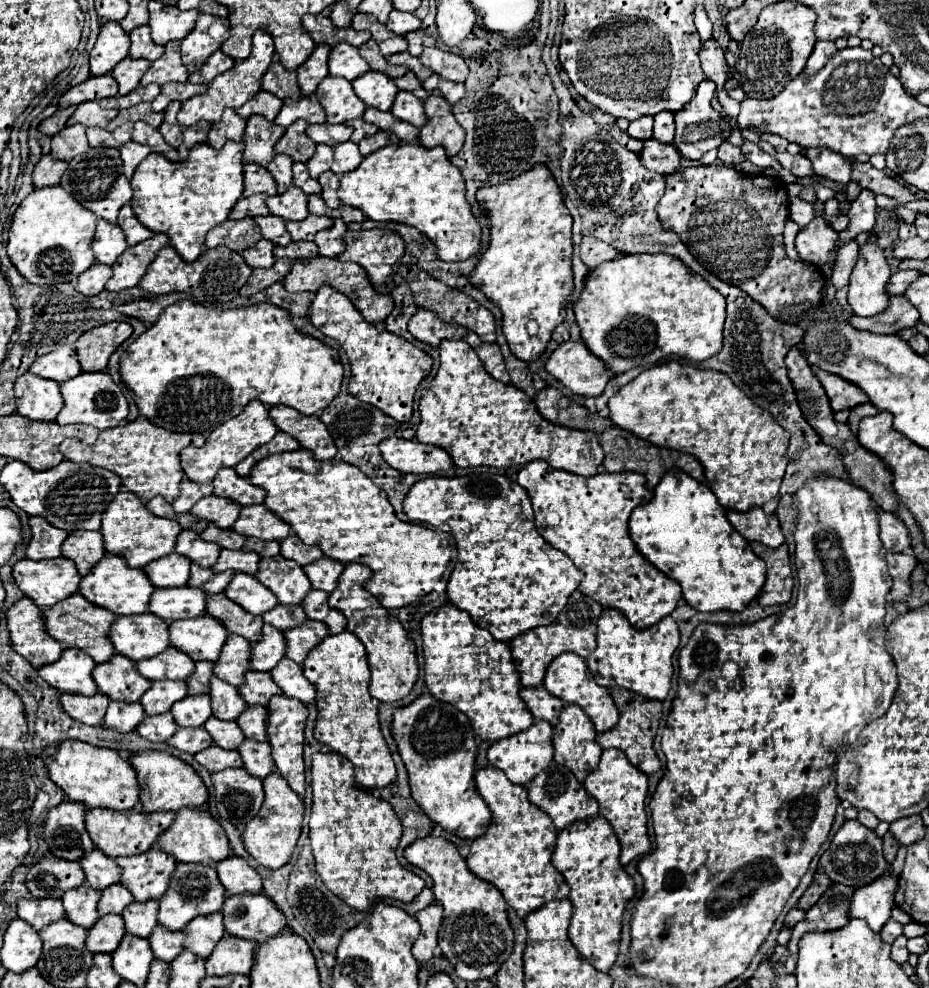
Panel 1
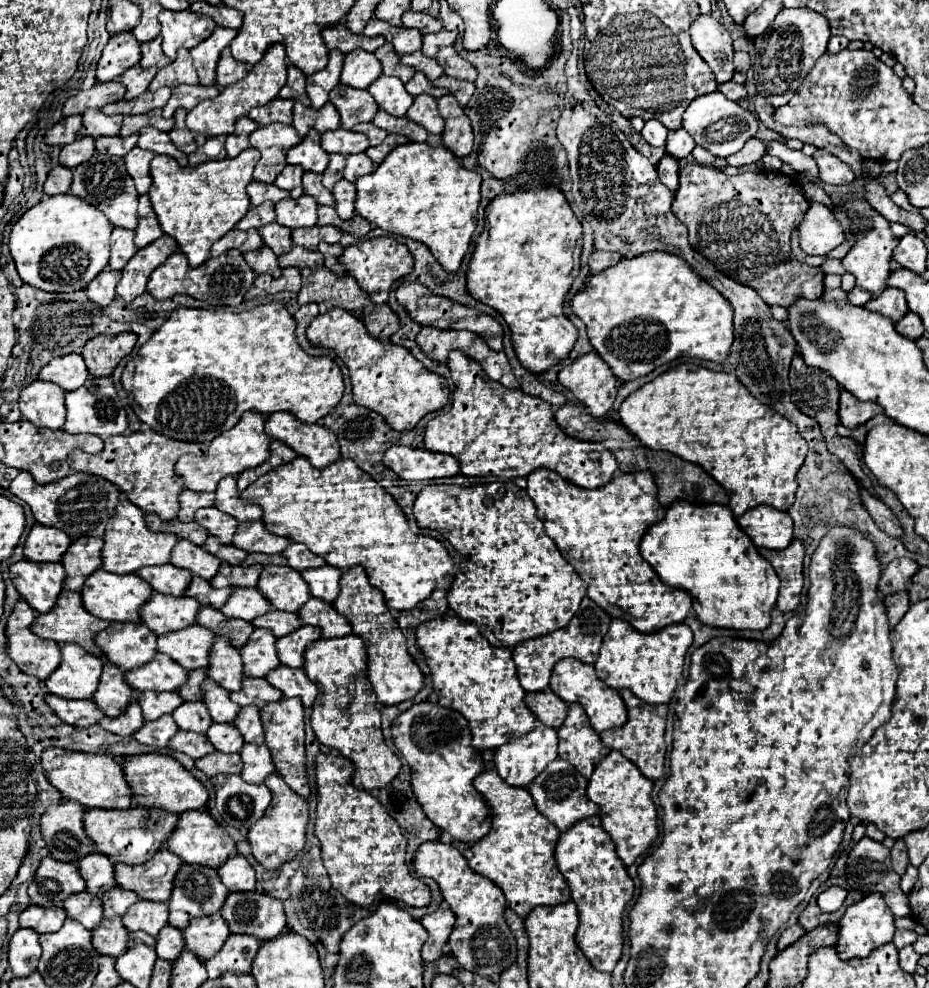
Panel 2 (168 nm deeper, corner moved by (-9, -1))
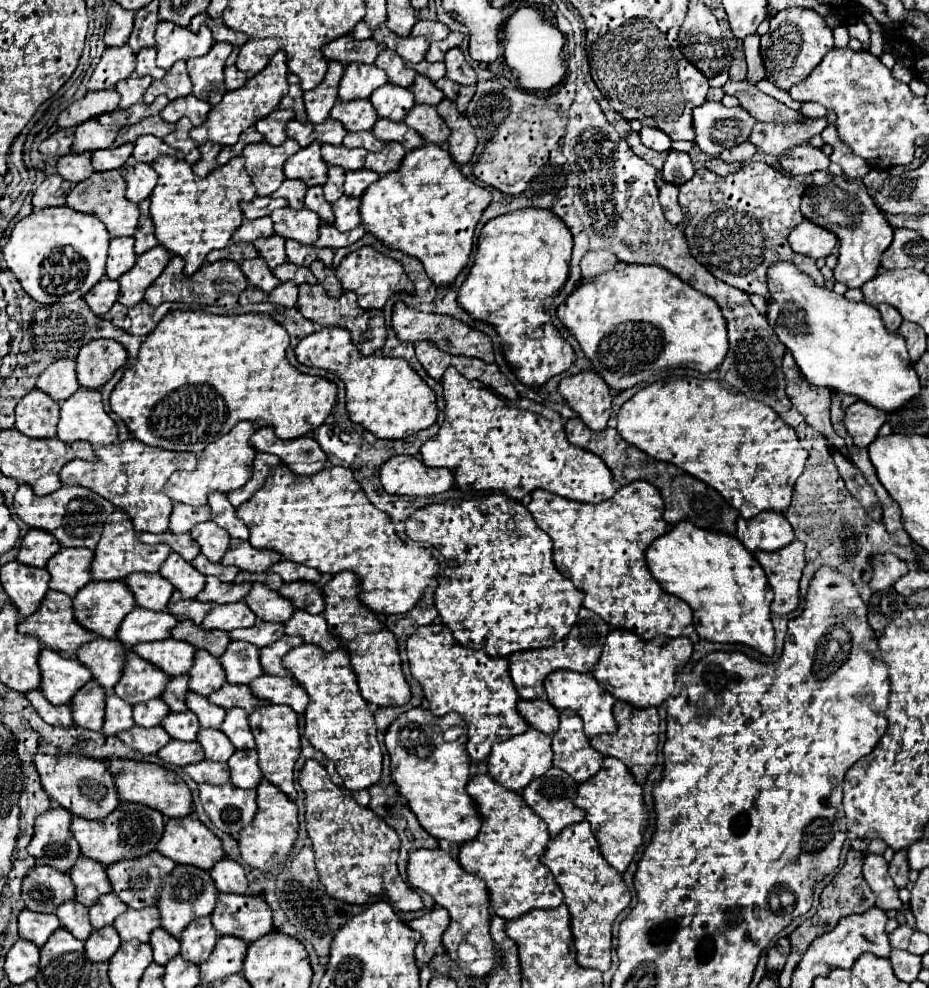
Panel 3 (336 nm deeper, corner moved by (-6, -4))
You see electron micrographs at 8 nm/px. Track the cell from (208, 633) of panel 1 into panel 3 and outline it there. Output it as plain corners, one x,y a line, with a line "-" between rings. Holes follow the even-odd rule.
176,639
134,645
132,651
172,677
188,673
194,661
194,653
196,653
196,649
190,643
176,641

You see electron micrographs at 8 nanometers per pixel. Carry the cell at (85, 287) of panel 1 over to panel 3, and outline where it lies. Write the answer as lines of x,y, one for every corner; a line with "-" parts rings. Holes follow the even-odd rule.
102,279
98,285
94,285
94,289
90,289
90,293
86,293
84,301
90,305
90,309
96,315
104,315
116,303
118,291
120,291
120,283
118,281

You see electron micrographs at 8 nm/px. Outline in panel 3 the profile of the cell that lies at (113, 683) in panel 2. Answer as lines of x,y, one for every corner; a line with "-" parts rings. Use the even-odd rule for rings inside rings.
88,681
70,701
72,721
90,731
102,731
104,725
104,689
96,681

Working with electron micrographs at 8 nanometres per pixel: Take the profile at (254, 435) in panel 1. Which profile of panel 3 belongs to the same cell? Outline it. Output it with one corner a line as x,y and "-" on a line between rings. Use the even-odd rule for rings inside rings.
250,421
238,423
230,433
220,437
218,441
210,443
198,457
198,465
194,471
176,471
170,475
168,483
164,485
164,493
172,501
180,501
186,505
206,505
206,497
212,491
230,493
234,489
240,489
250,479
250,461
254,459
256,451
250,447
250,437
254,433
254,425

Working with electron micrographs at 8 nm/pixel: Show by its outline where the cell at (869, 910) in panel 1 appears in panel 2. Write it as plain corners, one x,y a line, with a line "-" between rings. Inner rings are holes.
867,894
863,900
851,904
843,918
839,920
839,940
837,950
841,958
855,958
855,956
867,956
871,950
879,948
881,944
887,944
893,940
895,924
893,924
893,912
889,910
885,898
881,894

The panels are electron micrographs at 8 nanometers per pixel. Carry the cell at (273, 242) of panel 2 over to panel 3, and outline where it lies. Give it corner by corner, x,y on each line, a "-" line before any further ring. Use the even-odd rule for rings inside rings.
272,235
272,237
260,237
258,241
254,241
254,247
258,249
260,257
266,261
266,265
270,269
286,263
286,249
284,249
286,239

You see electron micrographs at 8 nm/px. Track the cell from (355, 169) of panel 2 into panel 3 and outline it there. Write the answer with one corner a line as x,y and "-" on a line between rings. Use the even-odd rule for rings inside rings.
354,171
354,173
346,173
346,181
344,181
344,193
350,197
362,197
362,193
374,183
378,181
378,173
374,171

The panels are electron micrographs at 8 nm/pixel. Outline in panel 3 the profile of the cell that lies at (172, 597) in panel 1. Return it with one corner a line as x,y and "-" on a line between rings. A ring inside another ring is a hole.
134,607
134,611
126,615
118,629
118,641
126,647
132,647
136,643
164,641
170,637
170,631
176,627
176,623
178,619
166,611

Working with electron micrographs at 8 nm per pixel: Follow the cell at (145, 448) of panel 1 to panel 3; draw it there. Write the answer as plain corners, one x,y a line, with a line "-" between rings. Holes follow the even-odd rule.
136,439
98,447
96,457
98,461
94,463
82,459
74,459
66,463
60,471
62,485
80,485
108,499
116,509
122,509
130,515
136,533
168,531
168,517
172,513
174,503
164,495
162,487
174,471
178,469
192,471
198,463
198,457
194,453
174,453
174,451
148,447

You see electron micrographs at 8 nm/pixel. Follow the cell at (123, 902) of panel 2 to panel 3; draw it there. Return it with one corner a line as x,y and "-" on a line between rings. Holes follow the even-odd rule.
114,893
100,897
92,907
90,907
90,923
94,929
102,929
106,925
112,925
118,915
122,915
128,907
114,897

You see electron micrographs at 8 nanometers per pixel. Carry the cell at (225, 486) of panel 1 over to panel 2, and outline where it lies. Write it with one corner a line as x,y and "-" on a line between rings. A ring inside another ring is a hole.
221,478
217,486
215,506
227,512
229,516
237,518
239,522
261,518
261,506
245,506
245,502
241,502
241,494
237,490
237,478

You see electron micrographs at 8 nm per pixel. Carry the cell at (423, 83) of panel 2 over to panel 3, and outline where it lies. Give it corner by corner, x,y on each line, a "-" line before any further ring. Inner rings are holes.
416,75
416,81
408,87
414,97
416,97
416,103
428,103
428,105
438,105
442,99
444,99
444,93
426,77
422,75

